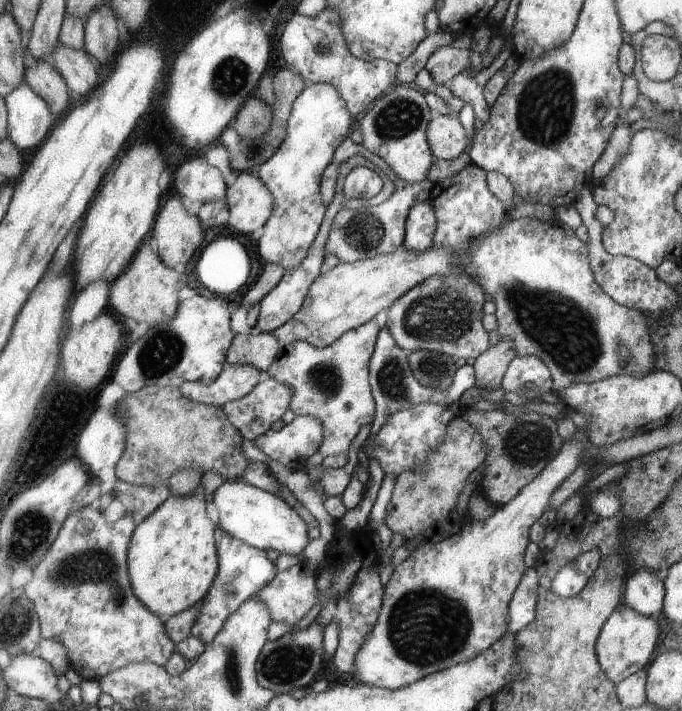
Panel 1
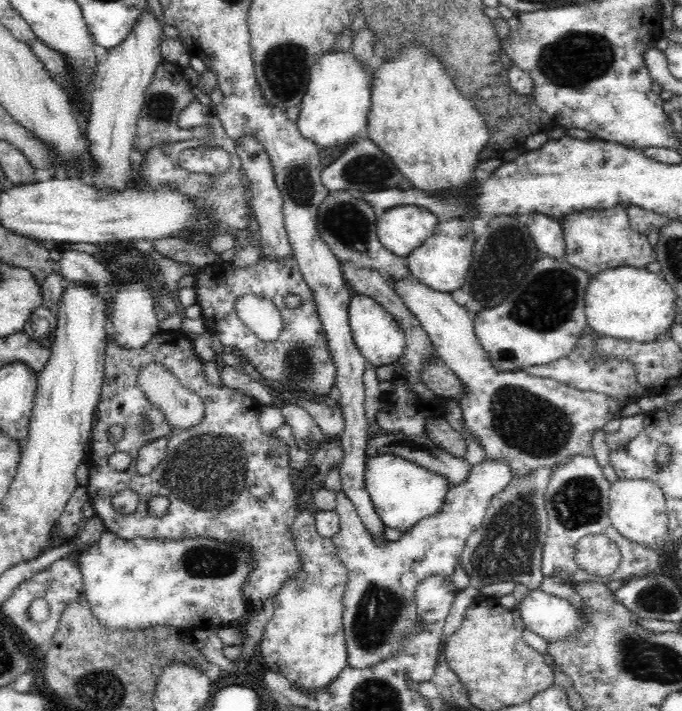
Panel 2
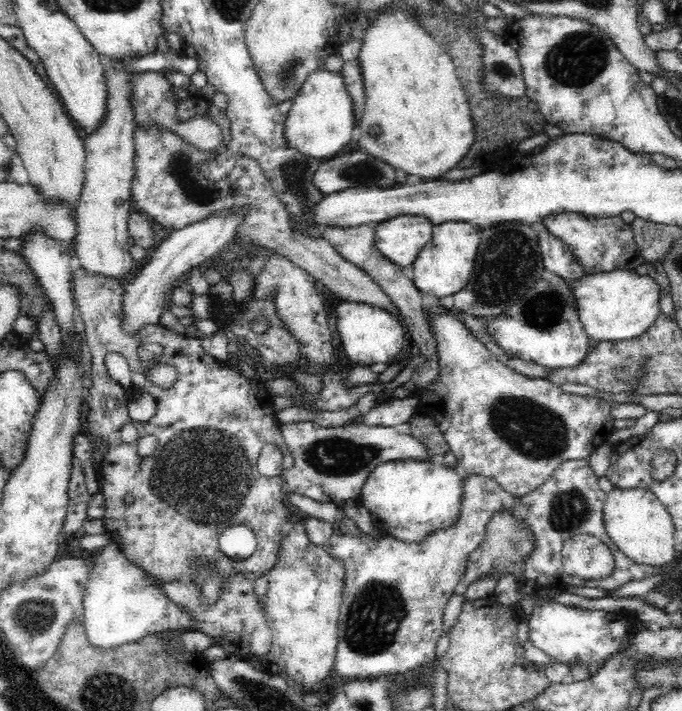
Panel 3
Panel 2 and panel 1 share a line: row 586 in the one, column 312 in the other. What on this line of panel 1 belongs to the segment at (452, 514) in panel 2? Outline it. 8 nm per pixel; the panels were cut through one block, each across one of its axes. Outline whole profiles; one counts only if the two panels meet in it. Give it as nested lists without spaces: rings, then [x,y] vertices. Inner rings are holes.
[[[375,319],[349,331],[335,343],[324,348],[316,348],[306,342],[296,340],[291,346],[282,348],[279,356],[268,368],[267,376],[281,384],[290,385],[295,394],[289,410],[297,416],[312,416],[322,424],[324,438],[318,453],[322,457],[346,456],[348,446],[358,430],[370,424],[374,418],[374,400],[370,394],[370,356],[380,332]]]

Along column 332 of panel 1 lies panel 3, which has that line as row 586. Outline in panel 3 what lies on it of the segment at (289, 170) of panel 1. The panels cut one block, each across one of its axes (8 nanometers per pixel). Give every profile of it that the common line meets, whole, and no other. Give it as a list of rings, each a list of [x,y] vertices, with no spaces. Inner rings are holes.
[[[115,541],[94,556],[83,601],[83,622],[88,642],[94,648],[118,648],[157,633],[177,633],[192,628],[193,617],[162,592],[162,580],[128,560]]]

